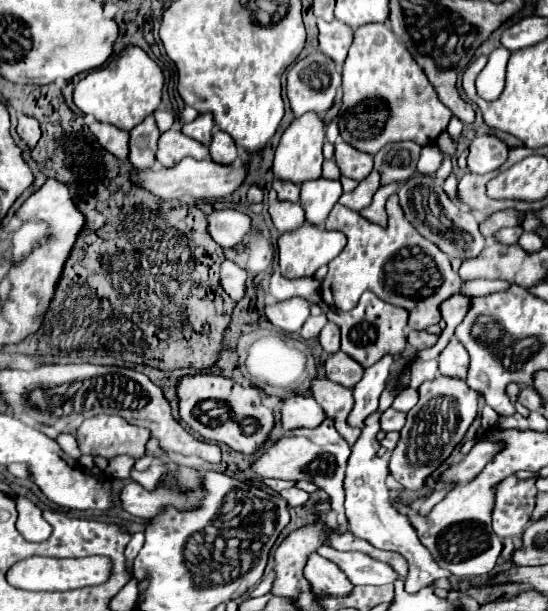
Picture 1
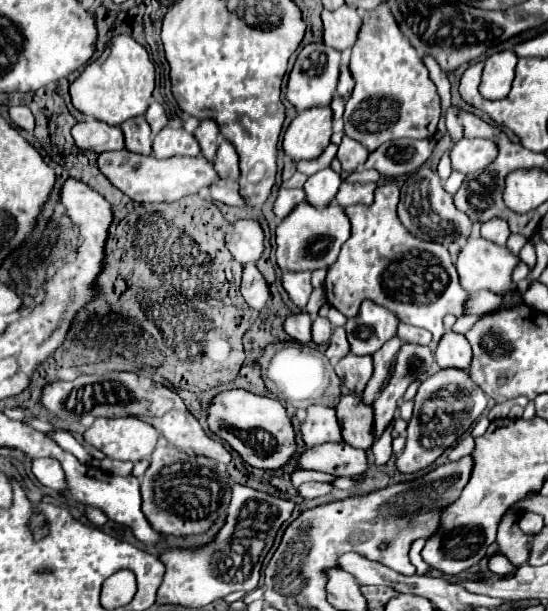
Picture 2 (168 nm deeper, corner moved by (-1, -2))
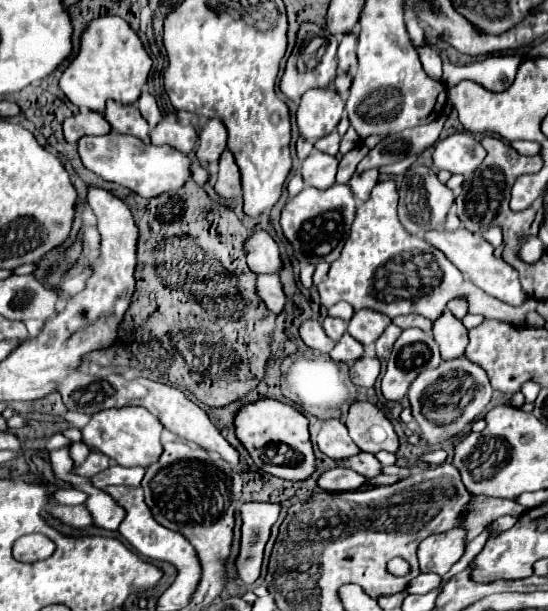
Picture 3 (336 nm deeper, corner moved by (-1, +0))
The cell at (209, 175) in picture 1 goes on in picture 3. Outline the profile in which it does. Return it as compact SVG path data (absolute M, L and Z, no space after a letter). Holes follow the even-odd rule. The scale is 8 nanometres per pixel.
M115 131L101 137L83 137L79 141L79 155L83 165L95 175L103 177L105 181L123 185L145 199L159 197L163 193L175 193L191 177L191 161L187 155L179 153L173 147L155 147L137 137L121 135Z

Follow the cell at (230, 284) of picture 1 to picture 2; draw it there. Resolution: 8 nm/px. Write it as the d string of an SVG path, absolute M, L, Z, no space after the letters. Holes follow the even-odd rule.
M247 263L243 267L241 293L243 293L245 301L257 311L261 311L269 299L269 285L267 285L265 277L261 275L261 271L253 263Z

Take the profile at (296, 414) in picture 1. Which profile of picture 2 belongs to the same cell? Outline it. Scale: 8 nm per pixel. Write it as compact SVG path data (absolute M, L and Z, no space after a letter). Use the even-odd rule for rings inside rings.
M311 405L307 409L307 413L309 413L309 417L301 425L301 435L309 447L317 447L317 445L329 443L329 441L331 443L343 441L341 427L335 417L335 409L325 407L325 405Z

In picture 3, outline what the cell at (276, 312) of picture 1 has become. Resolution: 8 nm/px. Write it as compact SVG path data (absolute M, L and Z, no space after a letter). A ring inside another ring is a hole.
M307 319L301 327L299 327L299 335L303 339L303 343L311 349L317 349L321 353L329 353L329 349L333 347L333 341L325 335L321 323L317 319Z

